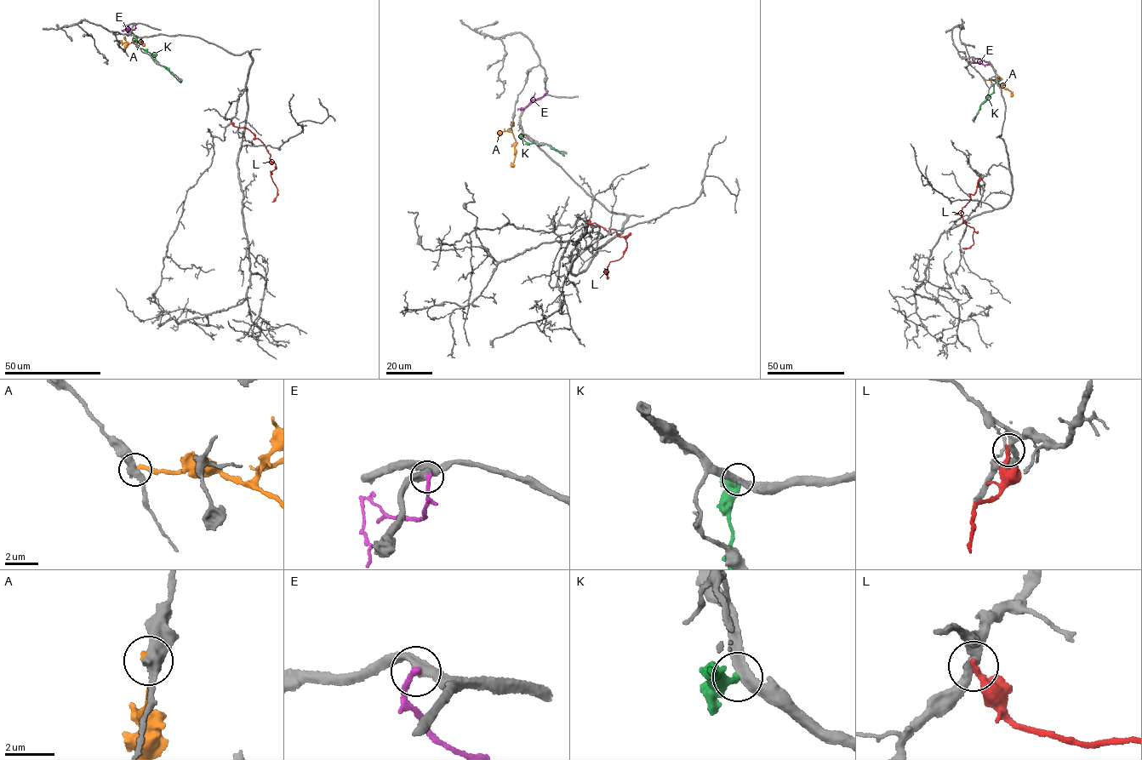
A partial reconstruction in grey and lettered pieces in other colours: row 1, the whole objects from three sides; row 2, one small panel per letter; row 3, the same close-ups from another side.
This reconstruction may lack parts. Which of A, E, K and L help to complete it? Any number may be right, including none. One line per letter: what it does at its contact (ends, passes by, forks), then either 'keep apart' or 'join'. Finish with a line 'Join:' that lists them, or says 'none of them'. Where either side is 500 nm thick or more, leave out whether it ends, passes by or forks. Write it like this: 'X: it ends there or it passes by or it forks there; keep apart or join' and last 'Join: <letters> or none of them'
A: it ends there; keep apart
E: it ends there; keep apart
K: it ends there; keep apart
L: it ends there; keep apart
Join: none of them

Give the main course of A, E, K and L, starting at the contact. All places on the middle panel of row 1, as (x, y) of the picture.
A: (512, 117), (511, 132), (516, 143), (512, 166)
E: (547, 90), (540, 99), (518, 111)
K: (522, 135), (520, 135), (528, 143), (551, 145), (564, 156)
L: (589, 220), (611, 235), (612, 229), (620, 237), (627, 237), (624, 254), (609, 263), (607, 278), (604, 268)

